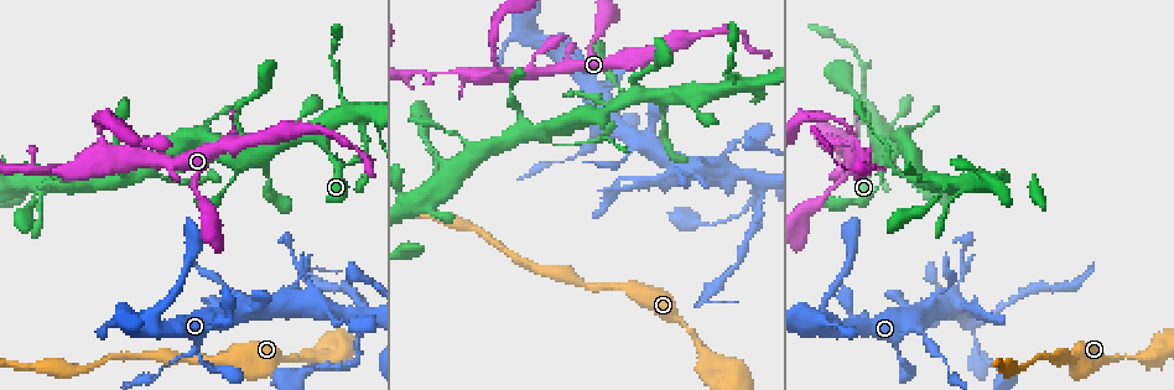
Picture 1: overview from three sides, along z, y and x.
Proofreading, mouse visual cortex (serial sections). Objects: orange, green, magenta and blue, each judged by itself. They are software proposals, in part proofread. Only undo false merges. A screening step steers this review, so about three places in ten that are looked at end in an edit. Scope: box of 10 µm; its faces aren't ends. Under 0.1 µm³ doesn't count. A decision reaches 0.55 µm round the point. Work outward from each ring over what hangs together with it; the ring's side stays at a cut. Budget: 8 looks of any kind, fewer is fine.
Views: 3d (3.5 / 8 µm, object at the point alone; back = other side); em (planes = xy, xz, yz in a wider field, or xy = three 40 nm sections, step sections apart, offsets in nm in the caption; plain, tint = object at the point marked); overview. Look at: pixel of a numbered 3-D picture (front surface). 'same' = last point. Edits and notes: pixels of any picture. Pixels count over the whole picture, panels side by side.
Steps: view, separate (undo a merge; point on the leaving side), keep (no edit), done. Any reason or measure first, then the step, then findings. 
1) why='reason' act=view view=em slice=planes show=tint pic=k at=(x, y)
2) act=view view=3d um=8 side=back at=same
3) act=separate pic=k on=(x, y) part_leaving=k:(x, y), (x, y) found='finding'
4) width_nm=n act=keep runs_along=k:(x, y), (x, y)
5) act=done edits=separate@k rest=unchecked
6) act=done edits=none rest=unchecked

act=view view=3d um=3.5 pic=1 at=(317, 361)

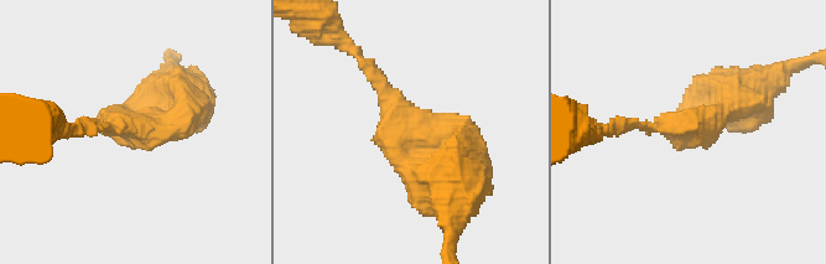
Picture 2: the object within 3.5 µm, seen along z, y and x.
act=view view=em slice=xy step=2 show=plain pic=2 at=(130, 127)

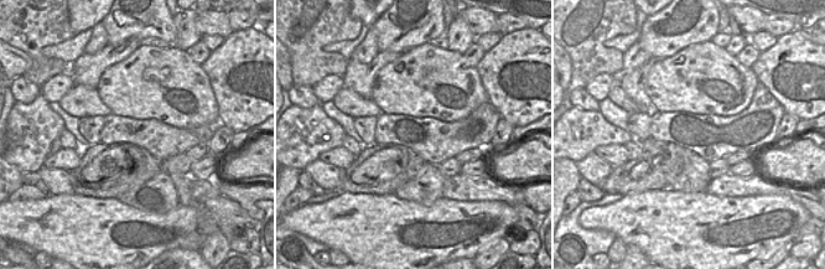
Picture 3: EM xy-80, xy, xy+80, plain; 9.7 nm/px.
act=view view=em slice=xy step=2 show=tint at=same

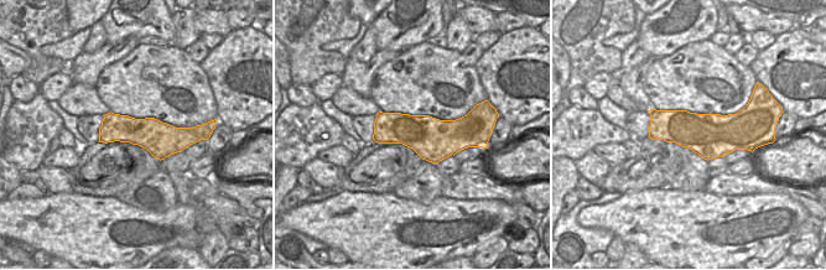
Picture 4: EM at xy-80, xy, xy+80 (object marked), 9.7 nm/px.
act=keep runs_along=2:(359, 60), (462, 159) found='one cell here'

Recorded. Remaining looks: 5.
why='sharp bend' act=view view=3d um=3.5 pic=1 at=(960, 306)

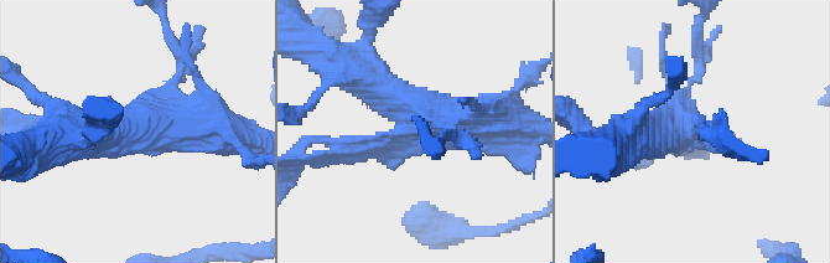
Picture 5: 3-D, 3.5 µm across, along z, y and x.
act=view view=em slice=xy step=1 show=plain pic=5 at=(403, 128)

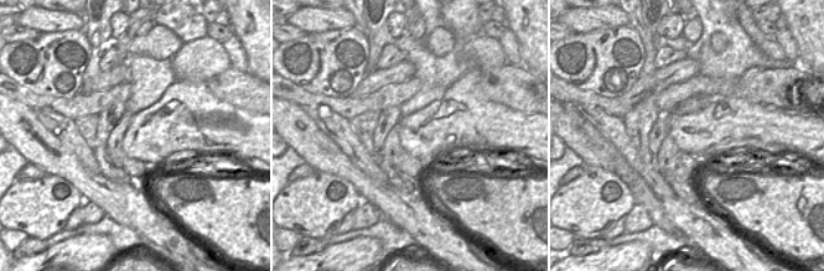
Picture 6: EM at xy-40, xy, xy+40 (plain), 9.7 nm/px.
why='with the object marked' act=view view=em slice=xy step=1 show=tint at=same

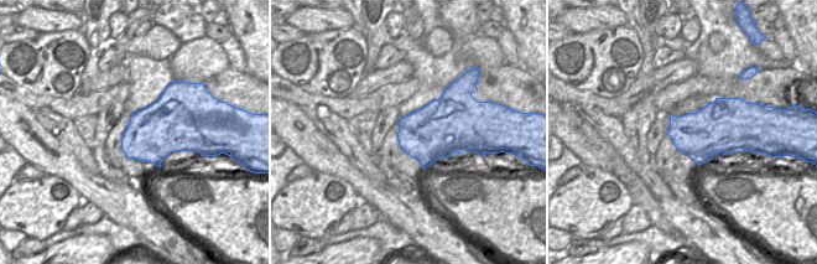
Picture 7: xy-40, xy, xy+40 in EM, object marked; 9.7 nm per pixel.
act=separate pic=5 on=(357, 151) part_leaving=5:(395, 137), (338, 145), (311, 139) found='two cells meet here'

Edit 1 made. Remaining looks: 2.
why='abrupt turn' act=view view=3d um=3.5 pic=1 at=(758, 179)

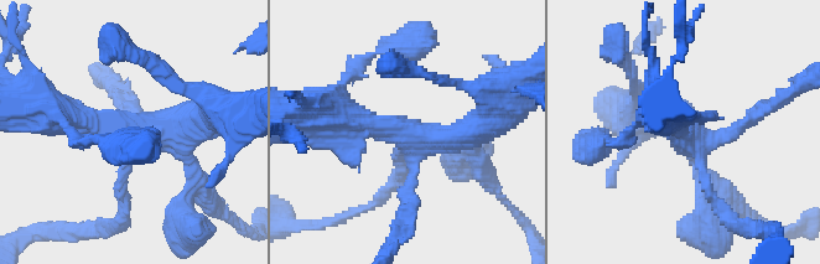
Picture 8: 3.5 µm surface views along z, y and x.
arms=4 arm_widths_nm=150,200,350,350 why='need the tissue' act=view view=em slice=planes show=tint pic=8 at=(409, 135)

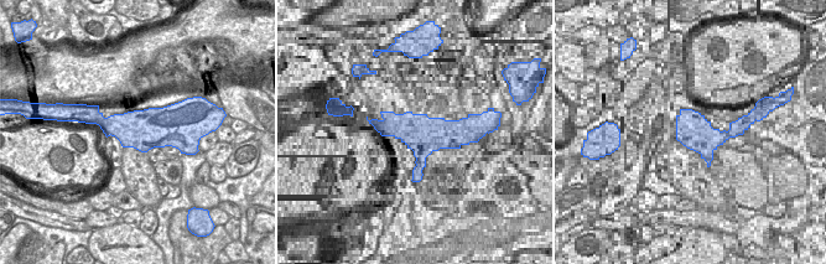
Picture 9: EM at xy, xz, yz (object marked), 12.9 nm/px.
width_nm=500 act=keep runs_along=8:(58, 115), (138, 139), (123, 200) found='one cell here'

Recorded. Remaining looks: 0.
act=done edits=separate@5 rest=unchecked

